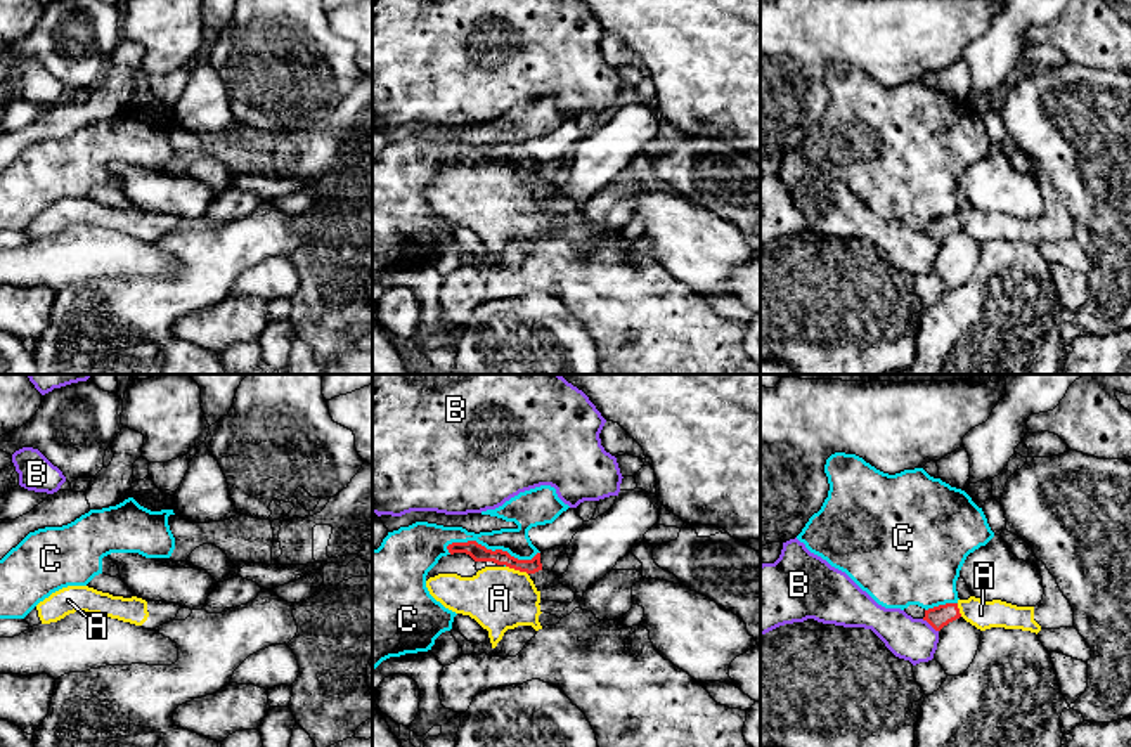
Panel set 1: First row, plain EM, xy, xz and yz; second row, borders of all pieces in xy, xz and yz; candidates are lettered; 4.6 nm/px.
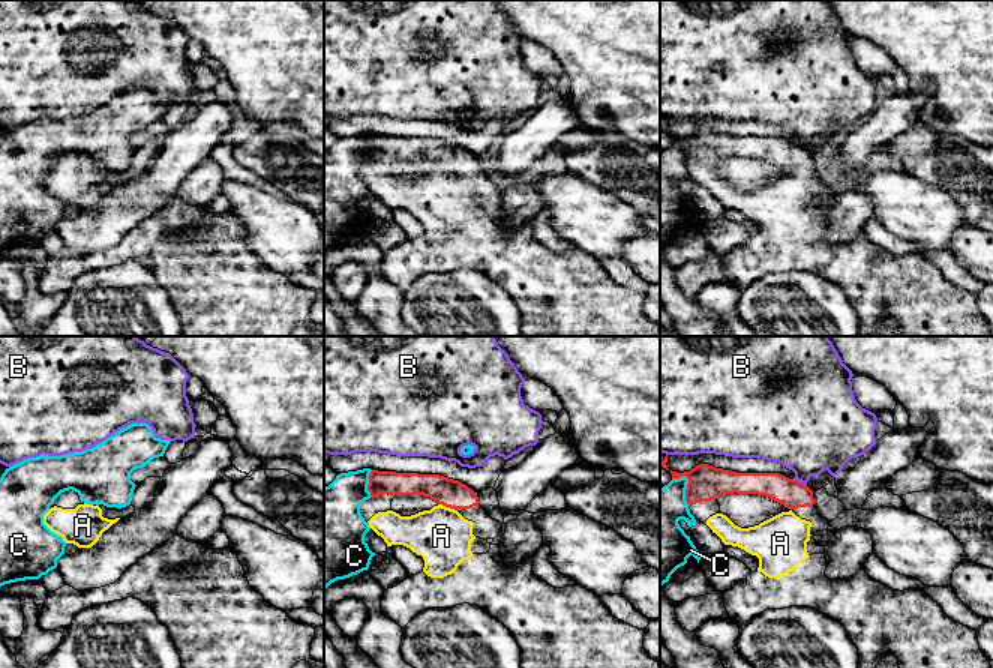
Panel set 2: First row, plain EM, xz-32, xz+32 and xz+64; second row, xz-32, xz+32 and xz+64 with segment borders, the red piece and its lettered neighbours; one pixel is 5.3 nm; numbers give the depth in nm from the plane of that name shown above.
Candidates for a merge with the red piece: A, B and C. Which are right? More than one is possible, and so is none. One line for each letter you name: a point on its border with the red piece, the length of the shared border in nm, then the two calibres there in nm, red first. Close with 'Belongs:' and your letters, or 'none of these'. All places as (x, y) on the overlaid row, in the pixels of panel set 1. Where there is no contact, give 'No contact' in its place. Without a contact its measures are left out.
A: Touches red at xz (517, 569). Shared border 110 nm. Thickness 80 nm (red) against 300 nm
Belongs: A

